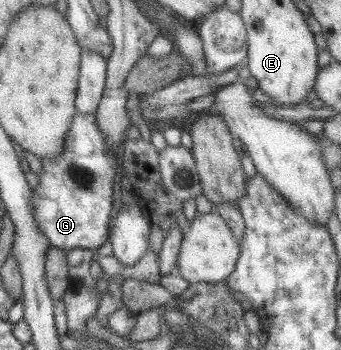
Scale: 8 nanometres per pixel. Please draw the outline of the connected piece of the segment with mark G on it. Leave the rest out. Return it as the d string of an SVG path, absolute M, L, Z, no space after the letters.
M75 111L65 135L62 152L54 158L40 160L42 168L37 177L37 185L32 190L31 205L35 225L51 246L68 251L71 249L96 249L108 241L109 216L113 208L112 194L119 157L114 156L97 127L95 111L79 113Z

